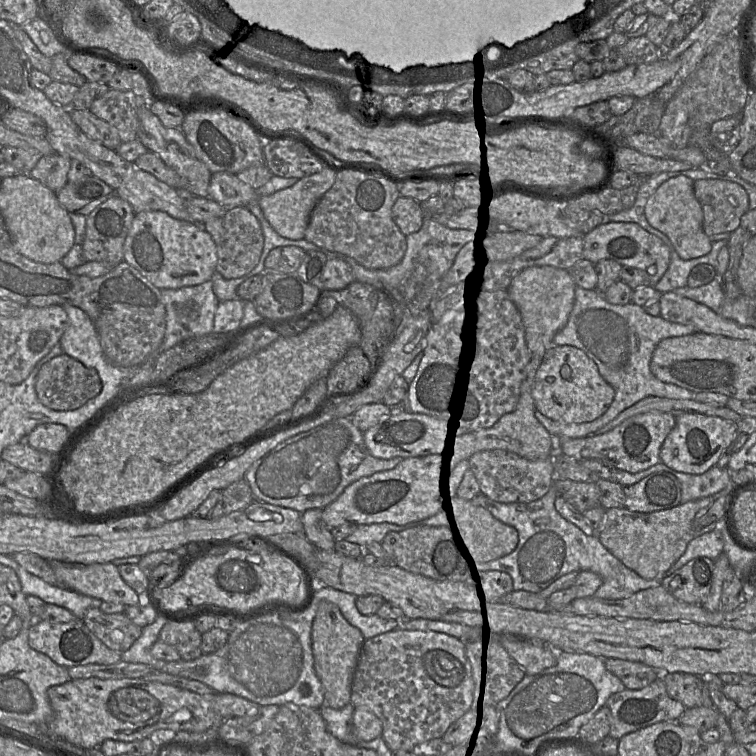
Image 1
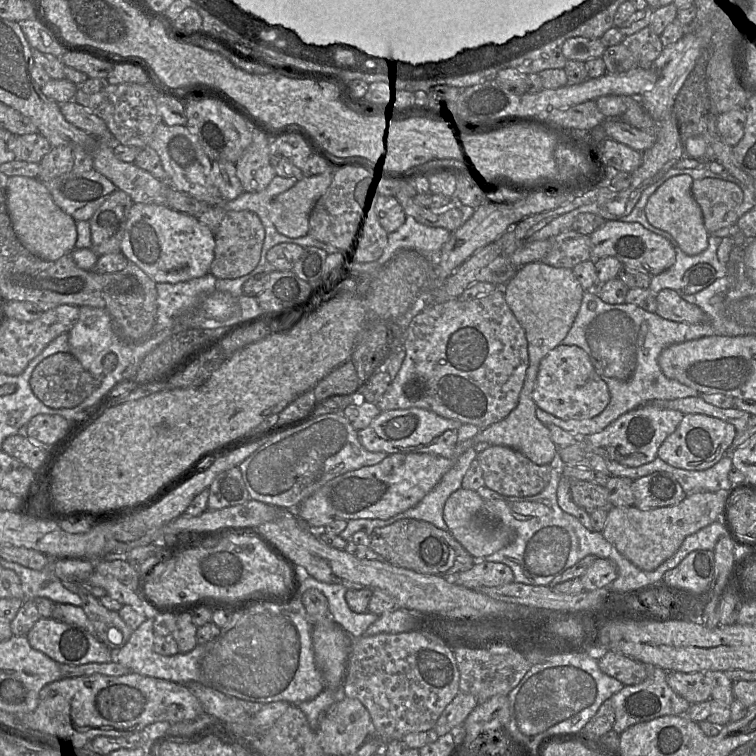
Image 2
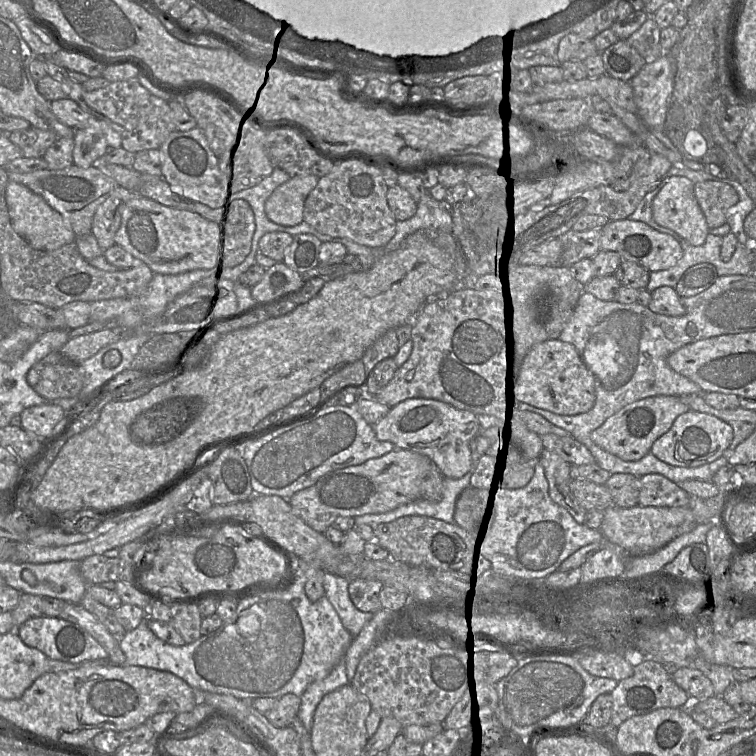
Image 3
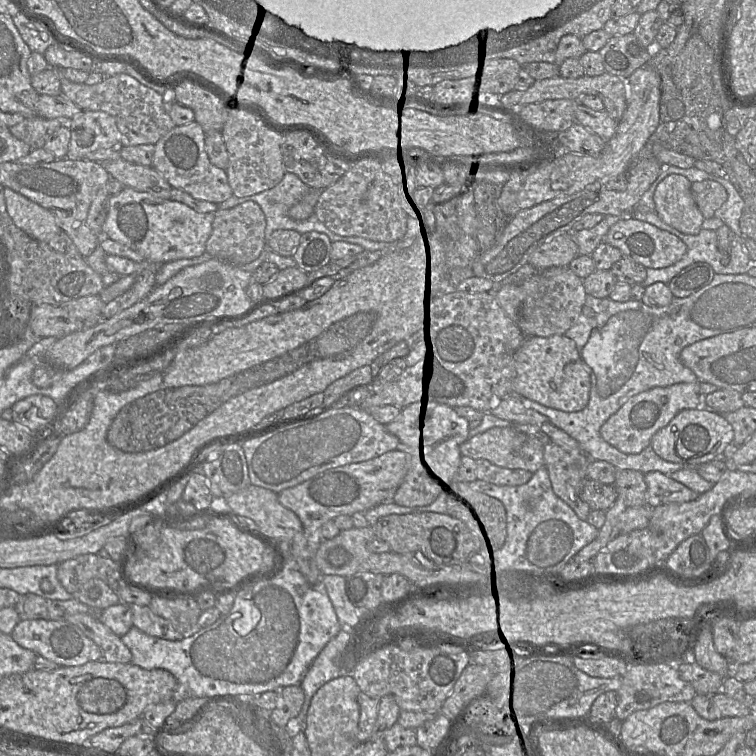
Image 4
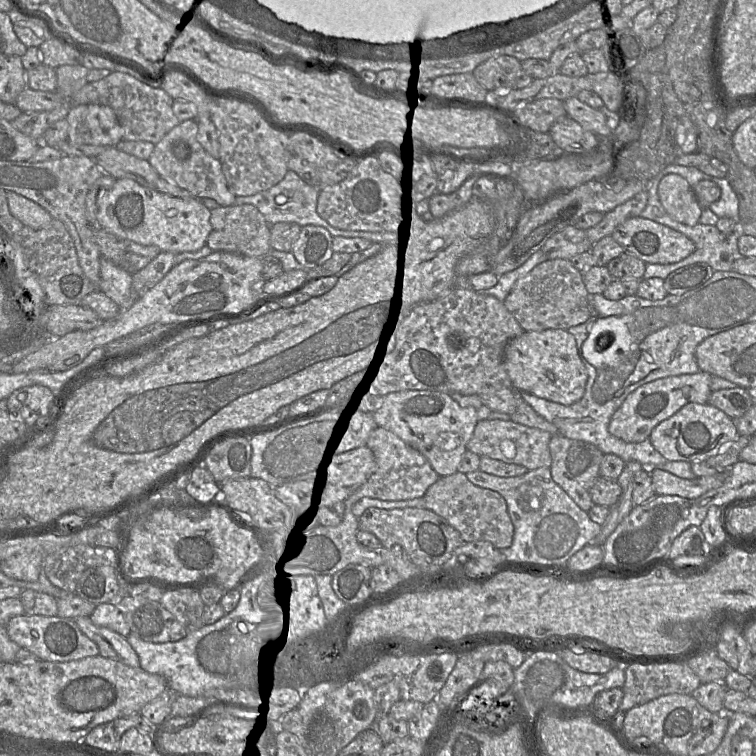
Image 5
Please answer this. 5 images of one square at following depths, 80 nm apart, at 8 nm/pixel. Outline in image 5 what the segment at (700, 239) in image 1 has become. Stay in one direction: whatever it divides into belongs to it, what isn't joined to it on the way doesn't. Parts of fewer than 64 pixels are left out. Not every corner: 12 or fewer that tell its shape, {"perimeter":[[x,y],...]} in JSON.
{"perimeter":[[682,176],[658,186],[662,206],[674,220],[699,223],[702,207]]}

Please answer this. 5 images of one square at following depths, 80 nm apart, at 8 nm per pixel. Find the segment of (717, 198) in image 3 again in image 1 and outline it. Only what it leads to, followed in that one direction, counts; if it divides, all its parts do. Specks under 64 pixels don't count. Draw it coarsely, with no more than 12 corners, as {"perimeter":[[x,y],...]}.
{"perimeter":[[728,180],[694,181],[708,237],[734,232],[749,197]]}

